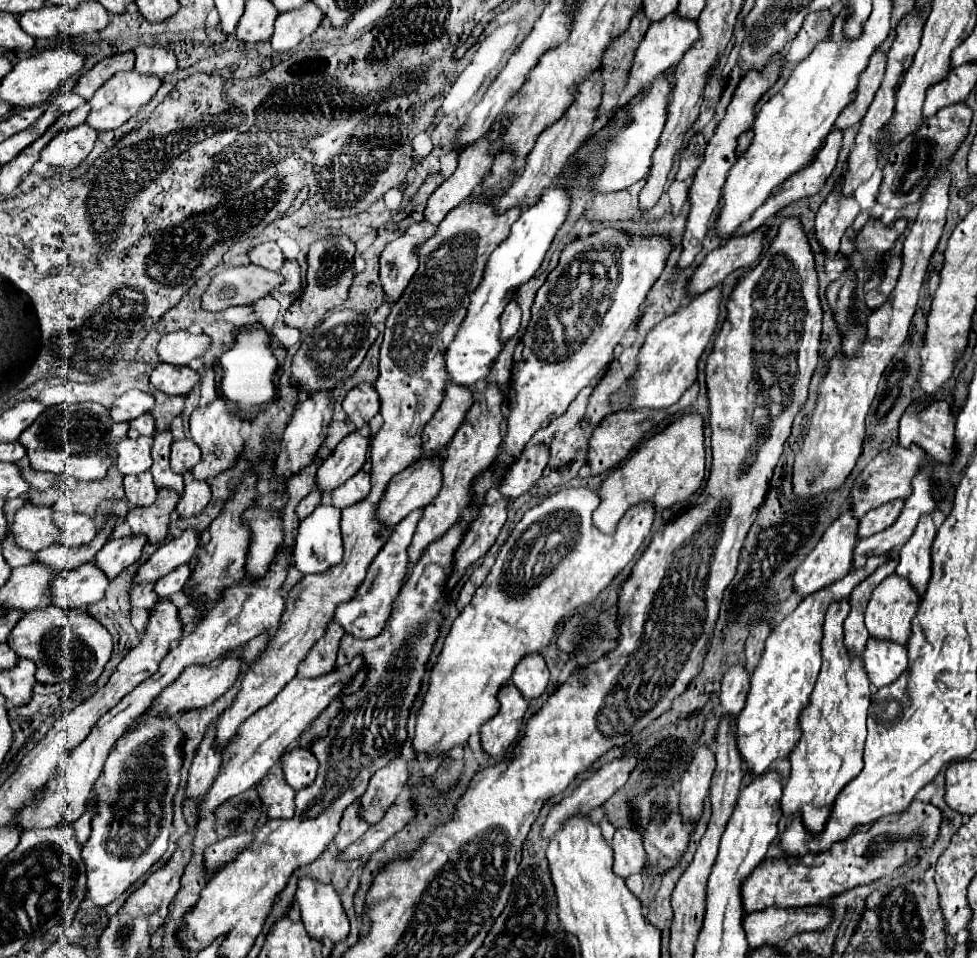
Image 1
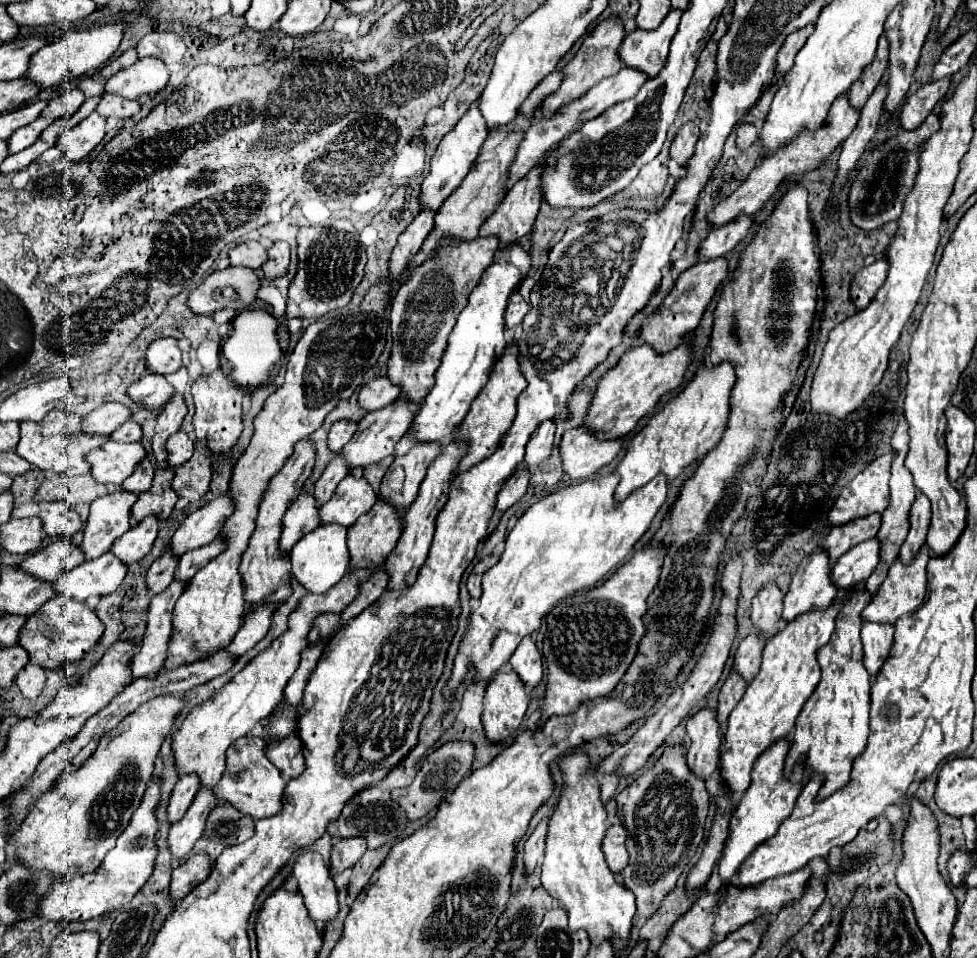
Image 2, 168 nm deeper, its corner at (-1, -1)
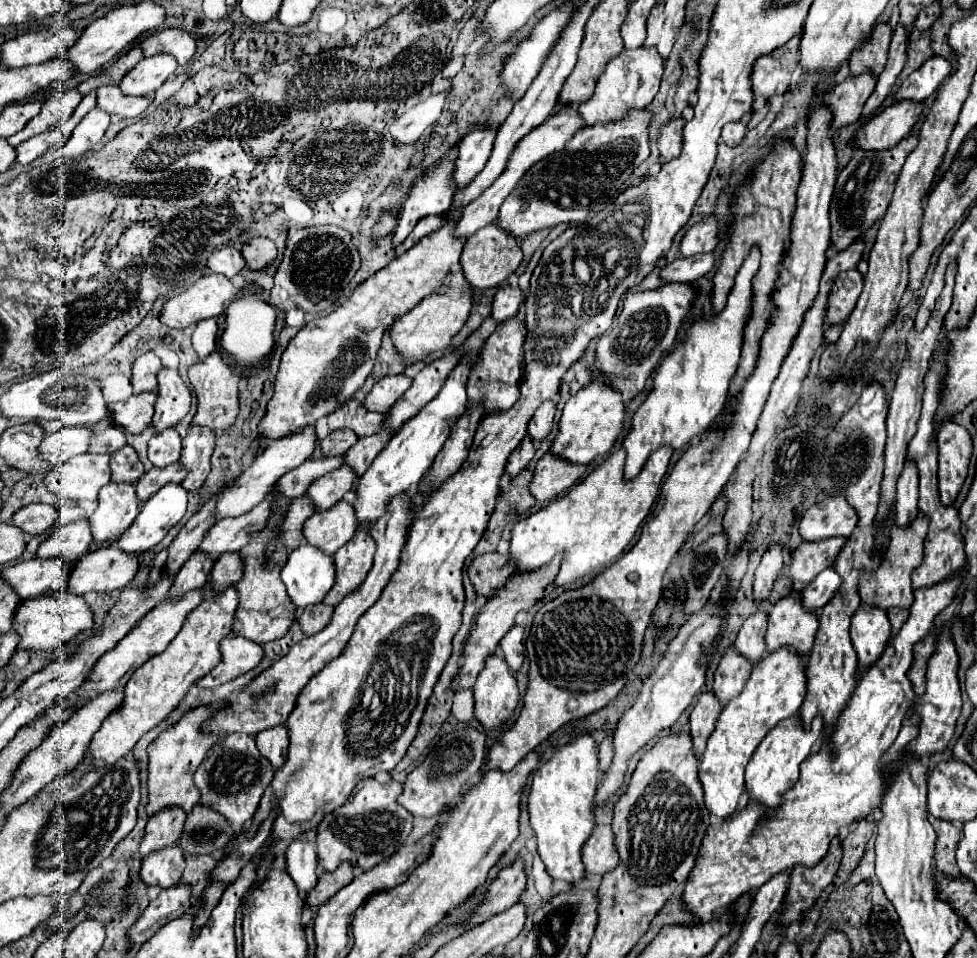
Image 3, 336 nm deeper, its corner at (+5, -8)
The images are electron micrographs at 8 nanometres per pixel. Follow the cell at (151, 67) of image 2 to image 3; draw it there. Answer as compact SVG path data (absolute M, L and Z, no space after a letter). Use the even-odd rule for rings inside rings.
M170 55L146 57L126 73L118 87L124 95L154 95L162 87L162 83L176 73L176 69L178 65Z

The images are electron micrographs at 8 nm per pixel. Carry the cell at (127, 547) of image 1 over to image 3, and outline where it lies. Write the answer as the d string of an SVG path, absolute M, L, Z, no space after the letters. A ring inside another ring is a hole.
M164 485L142 505L130 529L120 537L118 547L128 553L144 553L158 545L168 529L186 513L186 491L180 485Z

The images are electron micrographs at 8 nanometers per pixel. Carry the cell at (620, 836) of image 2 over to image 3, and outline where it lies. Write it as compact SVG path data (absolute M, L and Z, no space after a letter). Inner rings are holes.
M596 825L596 831L592 831L592 837L588 839L588 843L584 843L582 859L586 865L586 879L583 885L598 898L603 876L618 865L618 851L610 825Z

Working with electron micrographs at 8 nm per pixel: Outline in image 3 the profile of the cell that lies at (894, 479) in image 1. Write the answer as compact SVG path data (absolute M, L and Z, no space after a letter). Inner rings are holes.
M832 495L824 503L812 505L800 521L800 535L804 541L820 541L824 537L842 535L848 537L858 525L856 509L844 495Z

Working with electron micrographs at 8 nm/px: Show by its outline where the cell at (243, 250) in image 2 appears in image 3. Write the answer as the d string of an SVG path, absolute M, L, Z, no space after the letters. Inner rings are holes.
M224 247L224 249L216 251L208 259L206 265L214 273L222 273L222 275L228 275L228 279L232 279L234 275L238 275L246 267L246 259L242 257L240 249L236 249L236 247Z

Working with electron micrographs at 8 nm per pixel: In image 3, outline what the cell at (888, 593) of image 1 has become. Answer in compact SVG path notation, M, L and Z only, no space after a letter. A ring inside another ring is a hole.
M918 513L918 519L914 519L908 529L900 529L894 525L892 543L888 545L888 555L884 555L884 563L878 567L878 571L874 575L866 573L860 577L860 597L862 597L864 605L878 607L884 611L888 611L890 607L910 609L910 605L914 603L912 573L916 571L916 567L922 565L926 531L928 531L928 521L924 519L922 513Z

